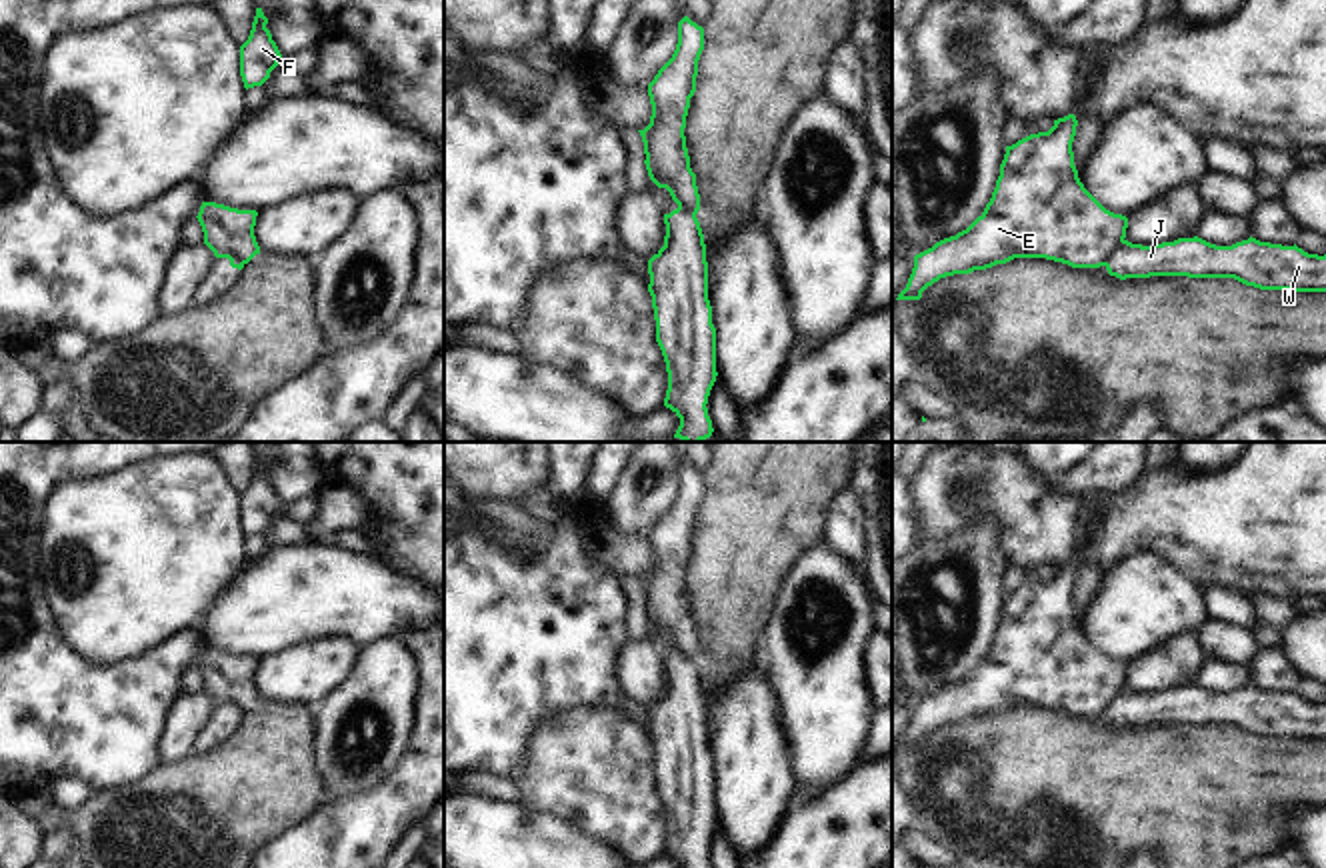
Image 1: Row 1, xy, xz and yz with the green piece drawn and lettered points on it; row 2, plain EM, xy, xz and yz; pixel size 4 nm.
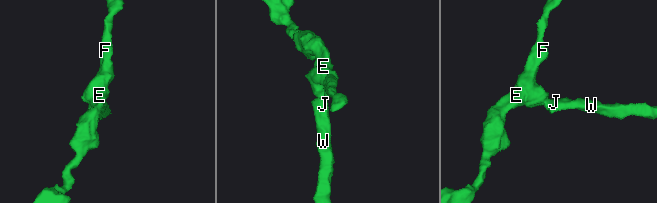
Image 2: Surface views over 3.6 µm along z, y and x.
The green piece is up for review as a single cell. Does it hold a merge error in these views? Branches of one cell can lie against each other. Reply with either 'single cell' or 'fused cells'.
fused cells

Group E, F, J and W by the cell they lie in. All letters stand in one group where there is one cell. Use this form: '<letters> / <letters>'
E F / J W

